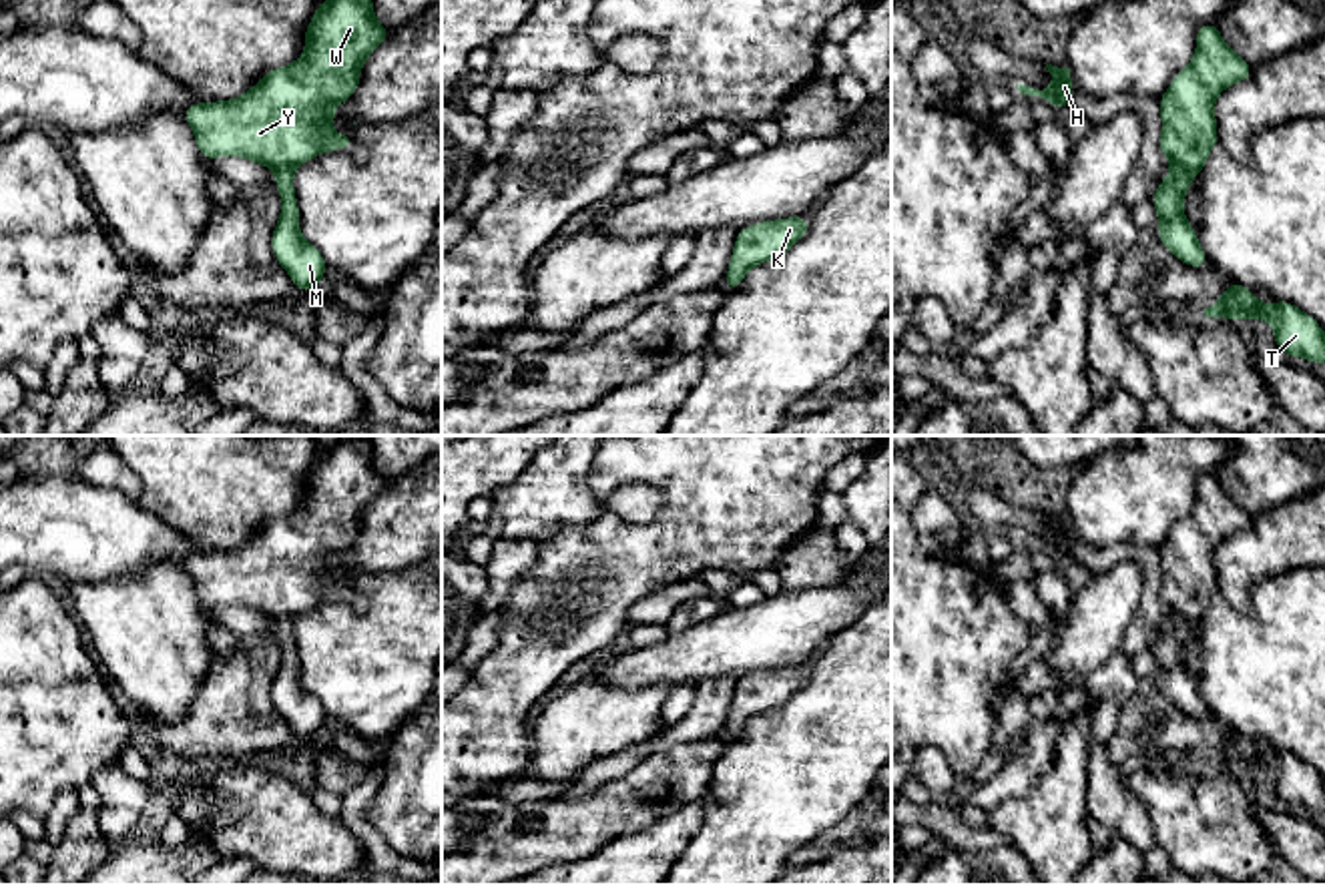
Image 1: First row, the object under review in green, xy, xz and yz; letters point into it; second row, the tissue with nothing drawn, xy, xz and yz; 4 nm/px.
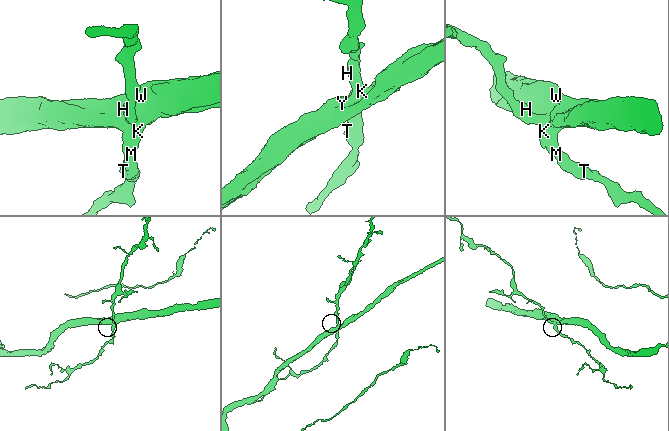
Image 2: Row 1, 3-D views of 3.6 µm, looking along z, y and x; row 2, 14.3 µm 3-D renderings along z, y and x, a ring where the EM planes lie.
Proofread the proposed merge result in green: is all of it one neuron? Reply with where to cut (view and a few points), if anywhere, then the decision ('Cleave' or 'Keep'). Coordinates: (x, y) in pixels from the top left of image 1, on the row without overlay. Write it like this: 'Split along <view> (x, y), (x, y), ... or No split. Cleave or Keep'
Split along yz (1173, 613), (1179, 613), (1193, 625). Cleave

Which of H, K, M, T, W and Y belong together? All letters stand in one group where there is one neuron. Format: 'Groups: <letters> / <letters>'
Groups: H K M T / W Y

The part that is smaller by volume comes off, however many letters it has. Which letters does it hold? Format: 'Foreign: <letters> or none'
Foreign: H, K, M, T

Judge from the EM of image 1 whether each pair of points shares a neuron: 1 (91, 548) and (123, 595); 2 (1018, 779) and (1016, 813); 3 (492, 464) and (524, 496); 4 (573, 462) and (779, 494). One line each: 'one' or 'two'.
1: two
2: two
3: two
4: two

